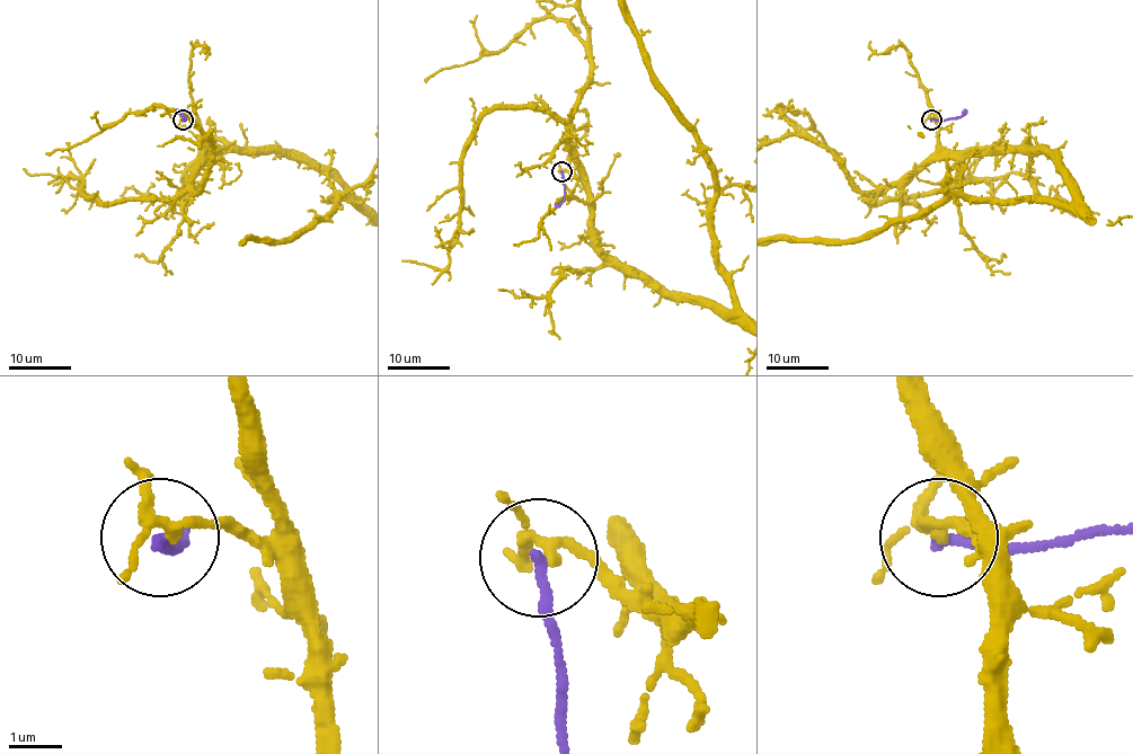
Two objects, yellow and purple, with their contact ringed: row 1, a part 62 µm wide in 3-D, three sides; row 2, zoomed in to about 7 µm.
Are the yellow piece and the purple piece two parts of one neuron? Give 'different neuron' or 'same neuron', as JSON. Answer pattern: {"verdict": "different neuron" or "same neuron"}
{"verdict": "different neuron"}

